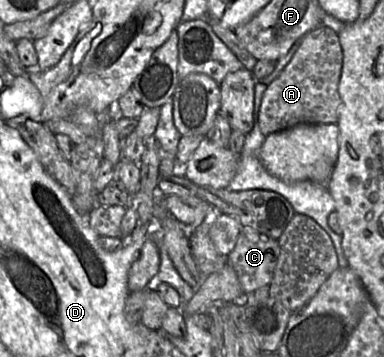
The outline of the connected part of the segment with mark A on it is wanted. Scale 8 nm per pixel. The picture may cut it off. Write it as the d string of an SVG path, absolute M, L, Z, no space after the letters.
M320 25L305 34L289 63L262 96L258 118L262 134L266 137L302 123L337 124L342 61L339 37L331 28Z

